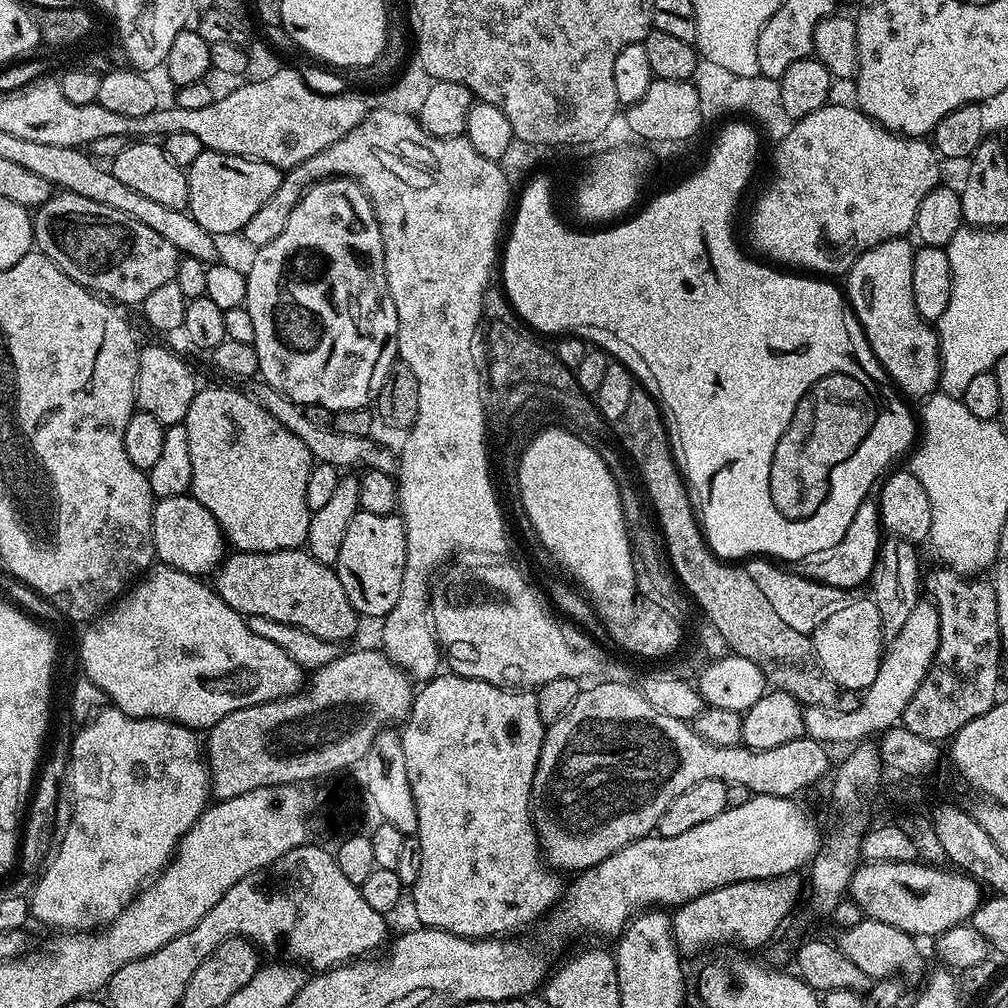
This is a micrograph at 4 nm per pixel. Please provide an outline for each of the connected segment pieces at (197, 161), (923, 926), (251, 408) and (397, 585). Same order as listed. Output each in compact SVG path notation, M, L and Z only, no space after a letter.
M204 151L194 158L188 173L187 212L211 236L223 238L243 233L246 222L254 218L255 212L278 190L282 179L281 169L270 166L270 162L251 160L245 156Z
M864 862L853 874L850 899L869 920L886 922L913 938L935 938L955 924L965 923L982 903L981 885L971 876L921 862Z
M201 387L194 402L190 402L184 425L186 438L190 438L190 495L210 510L225 541L235 551L273 552L299 548L307 541L312 513L306 506L306 481L314 461L302 438L290 434L274 414L267 412L249 393L247 396L236 388Z
M356 512L346 526L346 538L342 538L342 550L338 550L335 565L342 590L361 617L383 618L398 602L402 590L402 574L406 570L406 530L399 515Z

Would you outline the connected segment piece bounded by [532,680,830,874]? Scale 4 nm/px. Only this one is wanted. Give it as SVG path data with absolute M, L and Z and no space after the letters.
M608 680L593 688L585 687L574 706L562 718L547 725L532 783L532 827L540 841L543 859L561 873L579 874L610 858L610 854L627 844L653 835L666 806L698 782L720 780L726 785L741 784L753 796L796 798L807 784L816 784L824 775L829 775L828 752L825 745L811 740L807 734L770 750L714 746L703 740L691 723L654 710L639 687Z

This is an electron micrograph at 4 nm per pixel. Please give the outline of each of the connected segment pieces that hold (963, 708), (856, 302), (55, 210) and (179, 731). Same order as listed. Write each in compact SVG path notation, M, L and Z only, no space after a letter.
M936 566L932 573L925 575L922 588L930 595L931 603L936 606L936 613L940 619L940 641L934 662L922 678L922 686L914 690L914 698L904 711L902 725L913 734L935 742L947 741L955 736L957 730L966 726L974 718L986 714L998 699L996 687L1000 684L1000 631L998 630L998 606L994 598L991 583L984 578L969 578L959 576L947 566Z
M904 238L887 240L863 252L846 274L846 299L852 306L855 323L858 328L860 323L860 328L876 355L875 363L880 363L885 368L881 369L888 379L903 395L905 392L908 396L927 398L937 391L940 383L940 343L935 327L929 321L923 320L918 314L918 306L914 306L914 248L908 242Z
M67 190L57 191L35 209L32 239L39 252L74 282L121 305L143 305L155 288L175 280L182 255L162 234L138 222L138 218Z
M105 706L93 715L92 719L83 725L80 733L72 736L72 750L68 753L68 771L66 773L66 788L72 791L72 817L68 825L63 825L62 835L55 845L50 857L50 863L39 873L40 881L36 889L30 892L30 916L33 921L41 920L48 928L56 928L57 933L71 934L74 932L92 932L101 926L111 924L118 914L122 914L125 906L140 893L153 878L163 872L168 861L176 854L176 847L180 845L180 839L187 834L190 826L198 822L204 809L210 803L210 777L208 775L208 762L205 749L193 729L176 724L172 720L159 720L158 718L138 718L127 716L121 708Z

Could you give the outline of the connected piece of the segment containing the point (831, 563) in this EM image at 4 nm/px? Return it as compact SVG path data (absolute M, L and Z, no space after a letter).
M869 498L858 506L858 514L854 514L854 522L850 522L846 534L842 534L842 542L830 546L830 550L822 550L795 561L794 571L819 584L856 590L859 584L867 585L871 581L872 572L878 567L881 543L880 505L875 499Z

